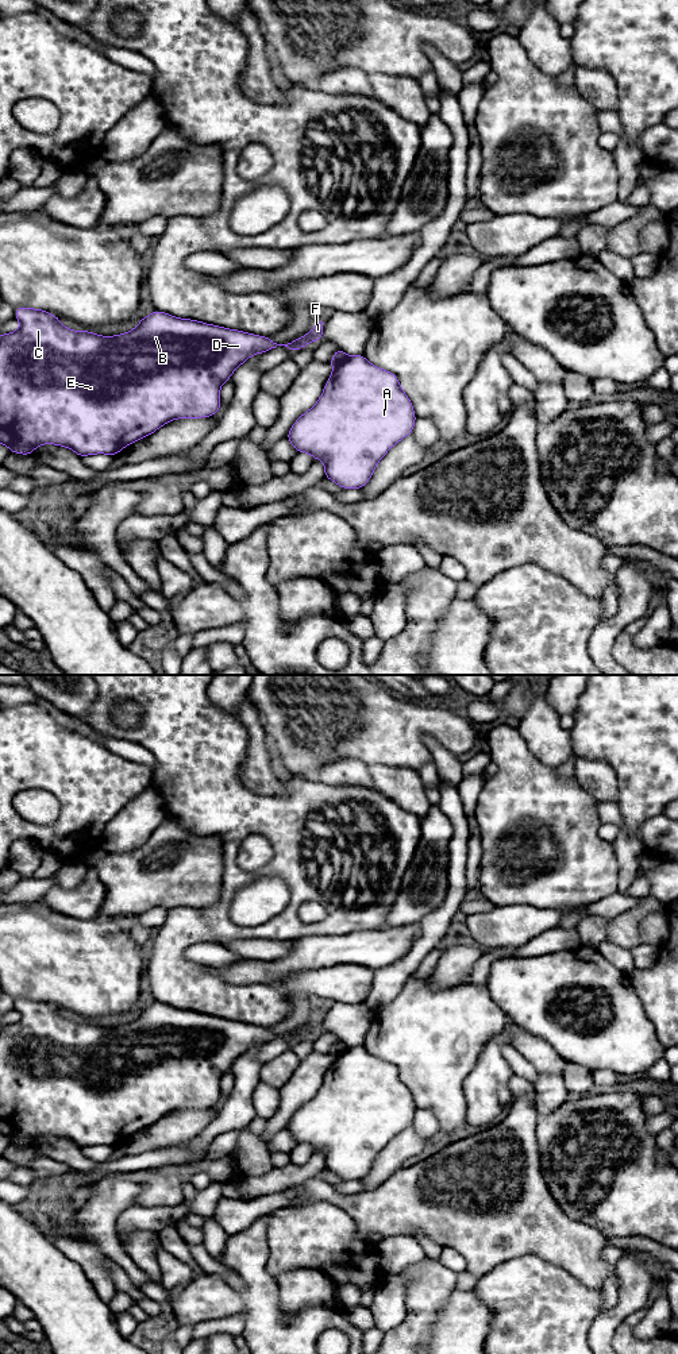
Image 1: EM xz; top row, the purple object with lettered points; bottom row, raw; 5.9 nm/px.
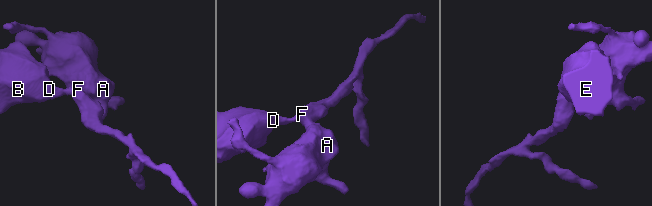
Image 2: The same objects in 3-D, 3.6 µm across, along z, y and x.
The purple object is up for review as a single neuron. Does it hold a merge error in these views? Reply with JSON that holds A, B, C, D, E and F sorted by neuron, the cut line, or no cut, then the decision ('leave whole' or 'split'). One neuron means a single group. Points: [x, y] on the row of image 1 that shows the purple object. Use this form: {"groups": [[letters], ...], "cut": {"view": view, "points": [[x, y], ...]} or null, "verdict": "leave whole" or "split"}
{"groups": [["A"], ["B", "C", "D", "E", "F"]], "cut": {"view": "xz", "points": [[349, 357], [334, 369]]}, "verdict": "split"}

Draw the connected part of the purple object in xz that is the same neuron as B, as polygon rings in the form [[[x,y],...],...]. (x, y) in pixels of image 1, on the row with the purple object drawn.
[[[15,308],[15,319],[20,321],[20,328],[0,335],[0,443],[11,452],[23,455],[32,455],[42,444],[70,448],[81,458],[118,455],[128,444],[154,433],[172,420],[213,416],[221,408],[220,386],[251,355],[277,346],[300,350],[313,340],[323,340],[323,321],[298,339],[277,344],[266,336],[180,319],[161,310],[140,319],[132,331],[116,336],[69,329],[59,317],[43,309]]]

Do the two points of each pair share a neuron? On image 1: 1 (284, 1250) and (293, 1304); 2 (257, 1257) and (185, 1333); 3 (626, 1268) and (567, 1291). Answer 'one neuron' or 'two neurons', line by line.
1: two neurons
2: two neurons
3: two neurons

